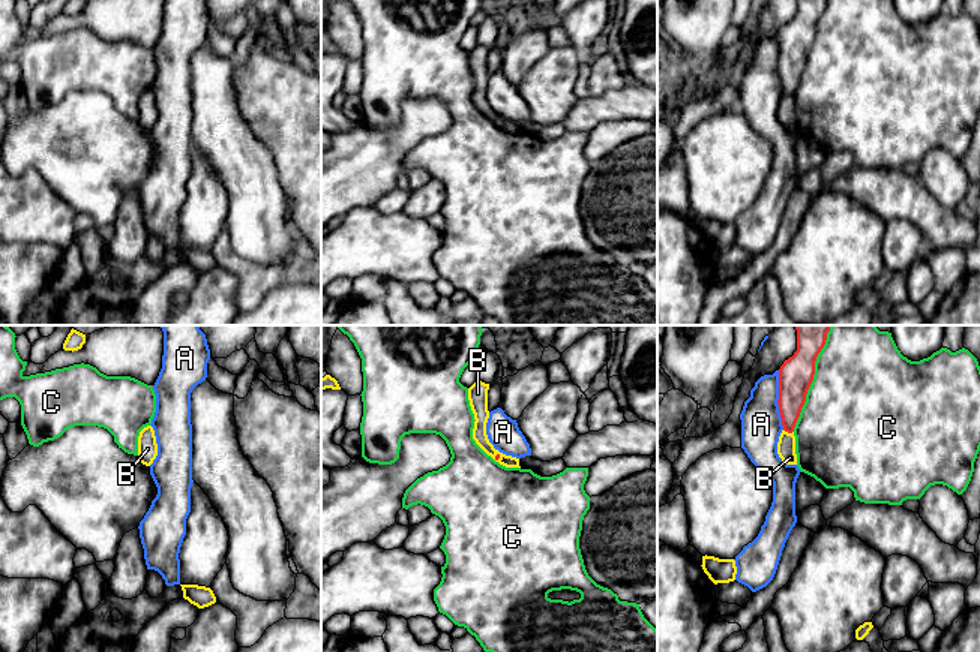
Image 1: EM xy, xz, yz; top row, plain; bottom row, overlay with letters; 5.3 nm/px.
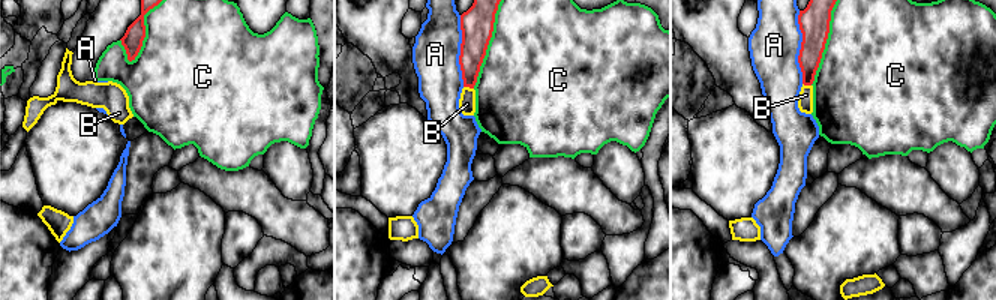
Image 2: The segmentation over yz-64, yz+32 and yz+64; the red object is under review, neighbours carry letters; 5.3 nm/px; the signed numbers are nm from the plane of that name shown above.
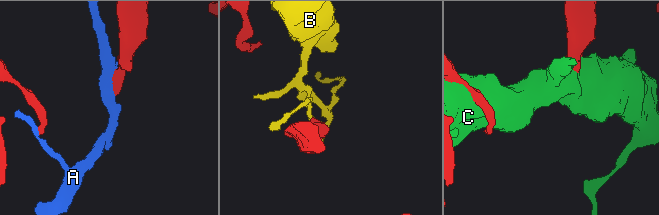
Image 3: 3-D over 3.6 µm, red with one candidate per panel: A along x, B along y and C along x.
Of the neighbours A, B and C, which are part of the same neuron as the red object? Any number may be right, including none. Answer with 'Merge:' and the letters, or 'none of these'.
Merge: none of these

